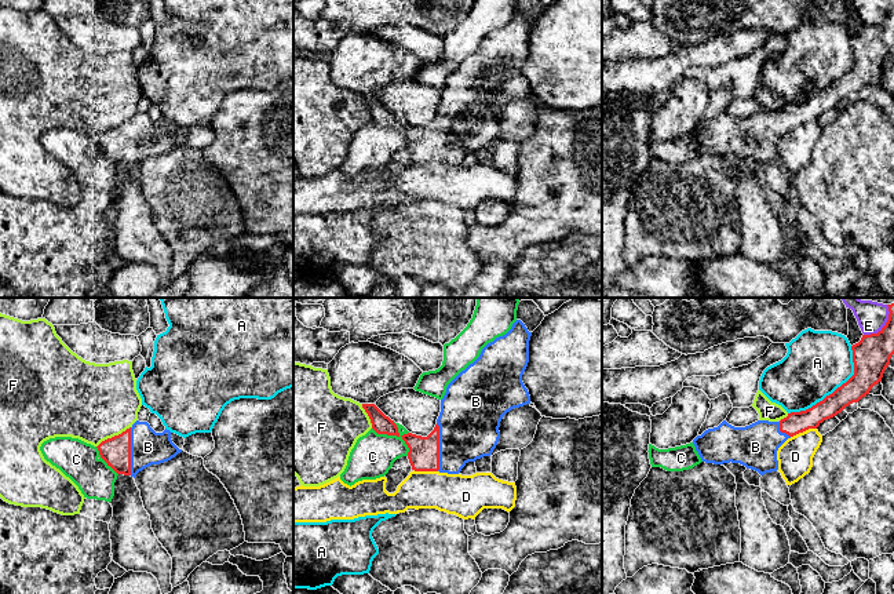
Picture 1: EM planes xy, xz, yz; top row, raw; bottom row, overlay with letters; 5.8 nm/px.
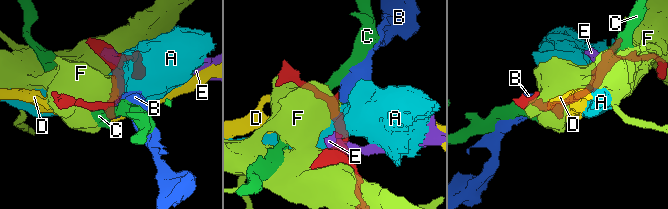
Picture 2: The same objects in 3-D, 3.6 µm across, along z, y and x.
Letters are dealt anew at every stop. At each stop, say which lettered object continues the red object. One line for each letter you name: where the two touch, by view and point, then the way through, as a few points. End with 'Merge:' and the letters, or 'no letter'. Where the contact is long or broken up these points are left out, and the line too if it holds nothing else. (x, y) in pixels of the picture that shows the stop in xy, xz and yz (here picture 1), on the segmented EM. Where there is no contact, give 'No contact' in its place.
B: Touches red at xz (438, 447)
Merge: B

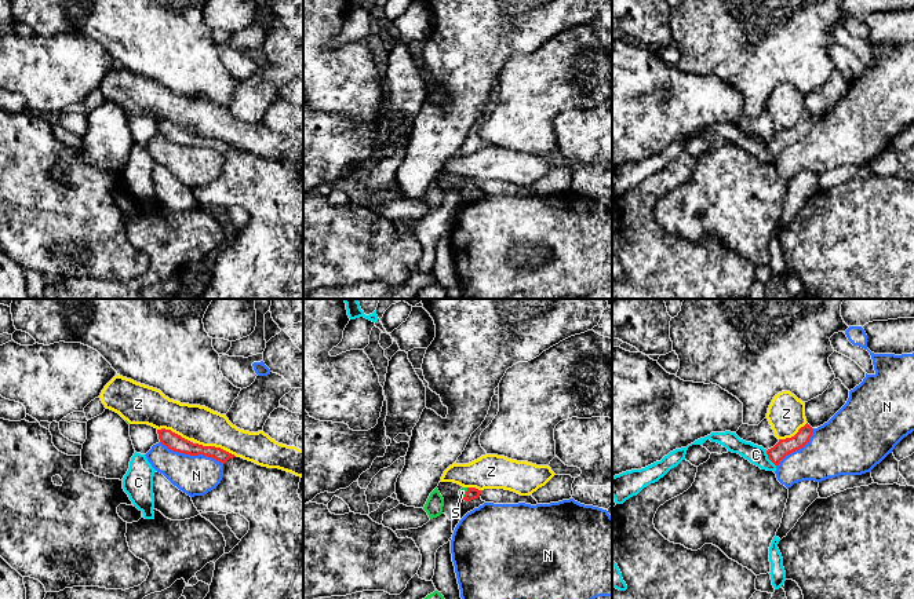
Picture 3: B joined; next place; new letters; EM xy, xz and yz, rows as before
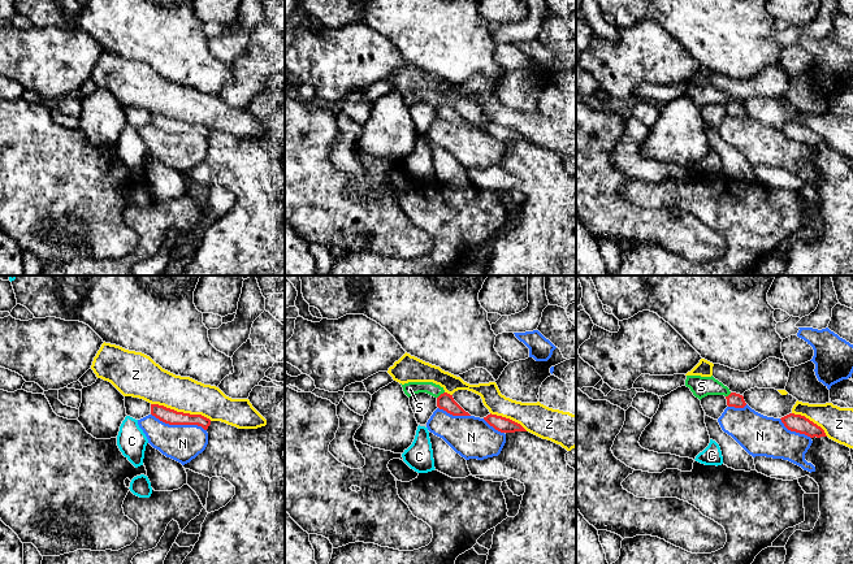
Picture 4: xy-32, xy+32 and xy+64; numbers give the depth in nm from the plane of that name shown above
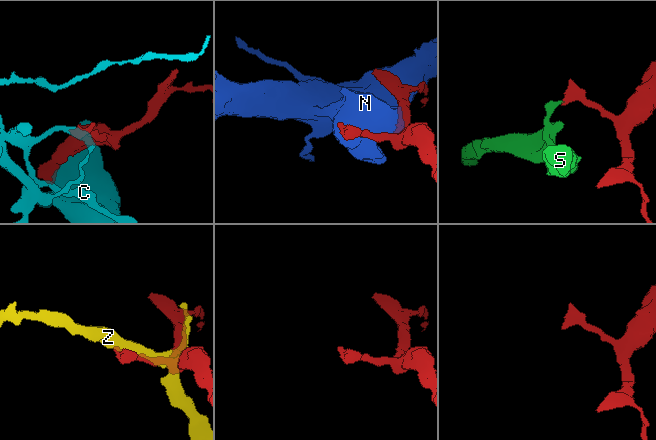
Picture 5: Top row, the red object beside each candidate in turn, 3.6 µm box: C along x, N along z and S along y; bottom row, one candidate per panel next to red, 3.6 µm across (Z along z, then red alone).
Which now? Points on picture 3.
Merge: no letter

